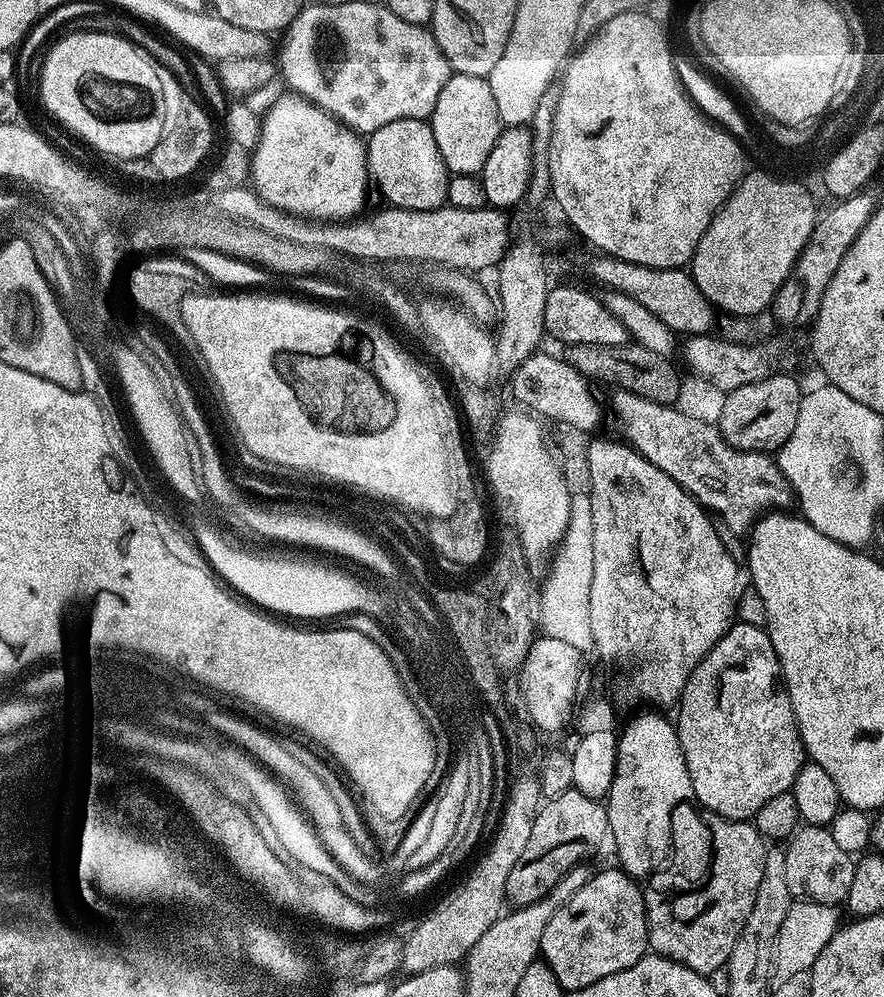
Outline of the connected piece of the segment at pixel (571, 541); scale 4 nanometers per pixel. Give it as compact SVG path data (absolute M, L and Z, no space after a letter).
M587 494L573 495L565 534L556 545L551 560L552 569L544 584L542 580L540 588L539 627L543 635L551 640L574 646L582 654L587 653L587 648L589 651L593 647L590 634L590 578L594 578L594 521L590 515L590 498Z

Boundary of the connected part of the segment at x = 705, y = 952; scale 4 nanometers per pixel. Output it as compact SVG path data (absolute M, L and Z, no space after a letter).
M691 803L679 804L672 812L672 823L670 863L647 877L642 888L648 915L648 947L655 955L665 956L698 974L711 977L712 972L719 968L721 971L727 965L734 942L738 942L746 918L750 918L754 898L758 898L758 885L762 883L766 841L755 823L724 820L712 812L697 810Z

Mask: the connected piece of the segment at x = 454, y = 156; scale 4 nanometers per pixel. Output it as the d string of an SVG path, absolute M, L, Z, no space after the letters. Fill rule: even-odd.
M461 72L449 75L446 86L442 86L442 94L438 94L430 123L434 142L438 142L438 150L442 150L449 173L457 176L479 174L486 166L486 158L490 158L490 150L494 150L494 142L498 142L502 127L488 79Z

